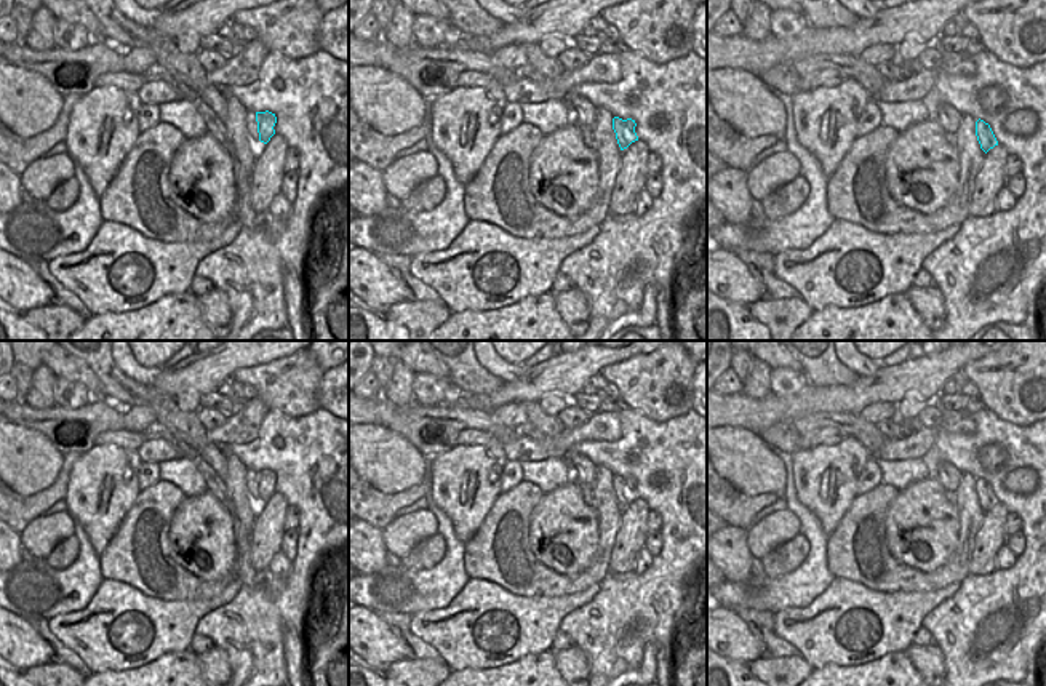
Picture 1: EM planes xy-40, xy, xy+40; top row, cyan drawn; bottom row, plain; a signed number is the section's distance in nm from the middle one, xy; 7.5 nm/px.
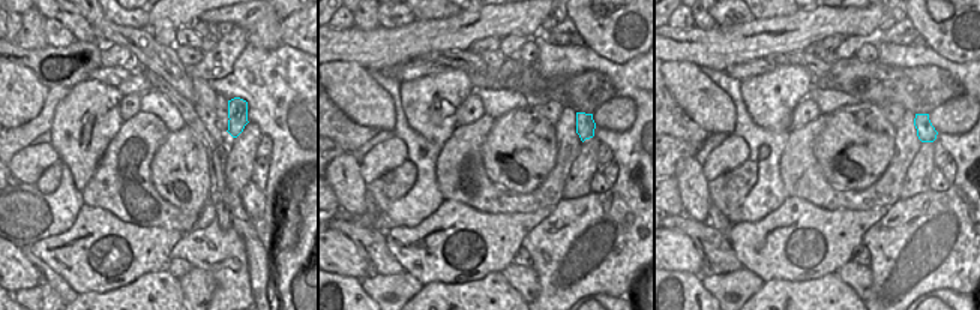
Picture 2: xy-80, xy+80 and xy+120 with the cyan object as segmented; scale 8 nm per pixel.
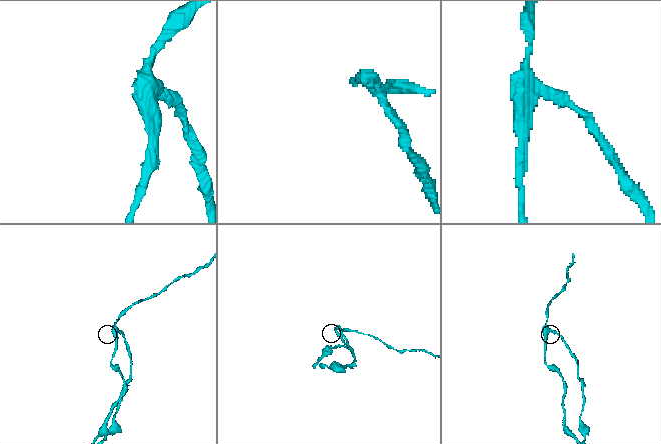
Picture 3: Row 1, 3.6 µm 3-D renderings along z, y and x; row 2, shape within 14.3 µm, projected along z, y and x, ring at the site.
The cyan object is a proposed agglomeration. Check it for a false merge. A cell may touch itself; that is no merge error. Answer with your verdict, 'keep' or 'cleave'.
cleave

